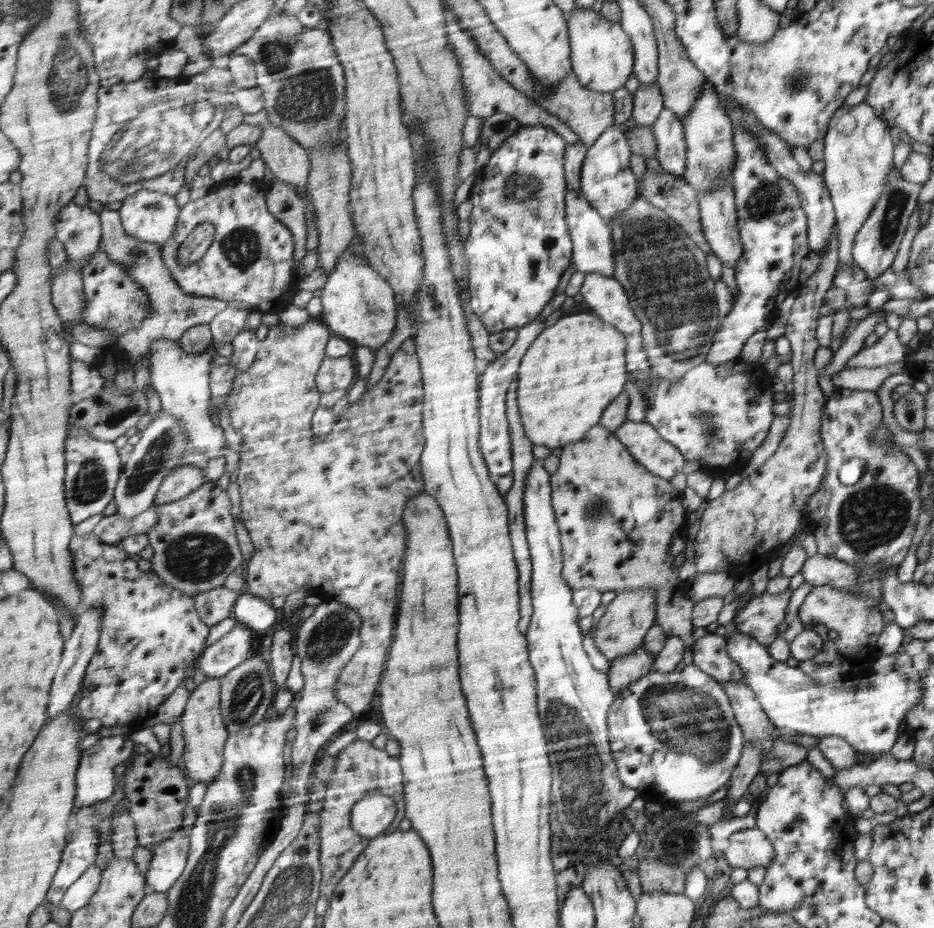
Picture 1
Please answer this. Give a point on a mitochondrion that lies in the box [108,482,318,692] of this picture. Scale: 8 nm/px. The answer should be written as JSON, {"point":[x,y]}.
{"point":[195,557]}

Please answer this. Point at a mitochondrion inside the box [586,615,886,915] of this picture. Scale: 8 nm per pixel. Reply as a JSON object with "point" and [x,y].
{"point":[688,721]}

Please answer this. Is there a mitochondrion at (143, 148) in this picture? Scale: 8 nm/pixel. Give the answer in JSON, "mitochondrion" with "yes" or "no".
{"mitochondrion":"yes"}

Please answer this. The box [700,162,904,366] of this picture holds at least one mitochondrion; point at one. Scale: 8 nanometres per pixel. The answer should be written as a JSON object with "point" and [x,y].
{"point":[764,201]}

